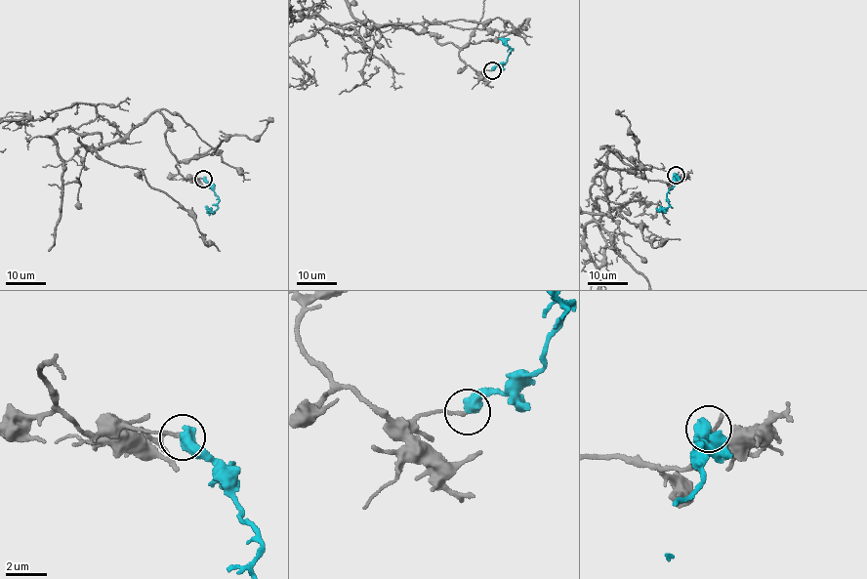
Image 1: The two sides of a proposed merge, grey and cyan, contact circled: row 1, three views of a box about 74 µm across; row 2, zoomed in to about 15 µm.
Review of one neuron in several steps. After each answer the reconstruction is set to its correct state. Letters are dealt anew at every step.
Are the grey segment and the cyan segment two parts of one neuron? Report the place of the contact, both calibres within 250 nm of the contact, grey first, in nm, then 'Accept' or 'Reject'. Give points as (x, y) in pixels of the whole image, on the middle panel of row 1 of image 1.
Place: (492, 70). Thickness 180 nm (grey) against 650 nm. Reject

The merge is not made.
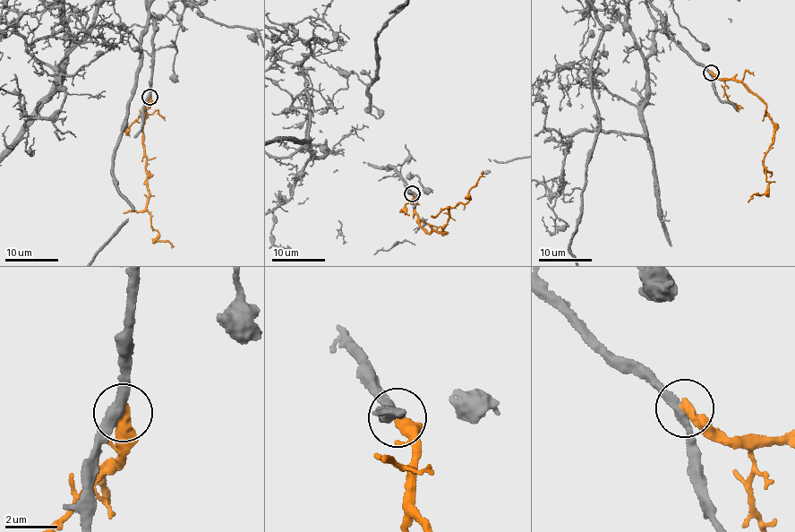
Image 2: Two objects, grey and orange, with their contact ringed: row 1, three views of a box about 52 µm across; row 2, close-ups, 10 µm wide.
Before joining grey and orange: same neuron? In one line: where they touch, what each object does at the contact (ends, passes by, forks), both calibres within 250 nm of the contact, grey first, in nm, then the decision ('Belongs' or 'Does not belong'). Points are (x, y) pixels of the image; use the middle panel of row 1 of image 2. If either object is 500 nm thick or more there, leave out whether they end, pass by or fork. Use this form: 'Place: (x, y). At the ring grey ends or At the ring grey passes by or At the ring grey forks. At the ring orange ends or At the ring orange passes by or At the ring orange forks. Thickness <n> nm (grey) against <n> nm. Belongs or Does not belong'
Place: (412, 193). At the ring grey passes by. At the ring orange ends. Thickness 360 nm (grey) against 380 nm. Does not belong

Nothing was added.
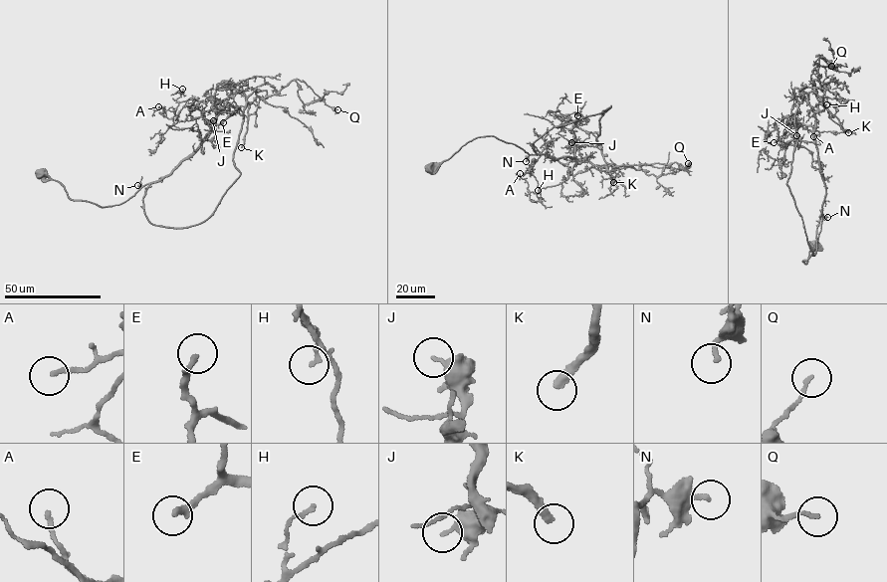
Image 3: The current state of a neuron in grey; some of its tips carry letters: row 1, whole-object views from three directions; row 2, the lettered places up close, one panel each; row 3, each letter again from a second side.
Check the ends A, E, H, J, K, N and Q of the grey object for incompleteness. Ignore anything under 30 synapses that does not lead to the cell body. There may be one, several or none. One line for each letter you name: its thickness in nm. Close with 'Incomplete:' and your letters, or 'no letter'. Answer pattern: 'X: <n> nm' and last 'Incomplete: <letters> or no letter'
E: 240 nm
K: 320 nm
N: 180 nm
Incomplete: E, K, N

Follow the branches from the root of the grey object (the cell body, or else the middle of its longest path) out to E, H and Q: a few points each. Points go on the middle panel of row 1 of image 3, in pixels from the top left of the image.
E: (430, 168), (466, 143), (487, 136), (515, 144), (530, 154), (544, 154), (554, 160), (570, 158), (577, 115)
H: (430, 168), (466, 143), (487, 136), (554, 160), (574, 157), (568, 178), (542, 187), (539, 198), (538, 190)
Q: (430, 168), (466, 143), (491, 135), (530, 154), (574, 157), (578, 164), (637, 169), (688, 163)

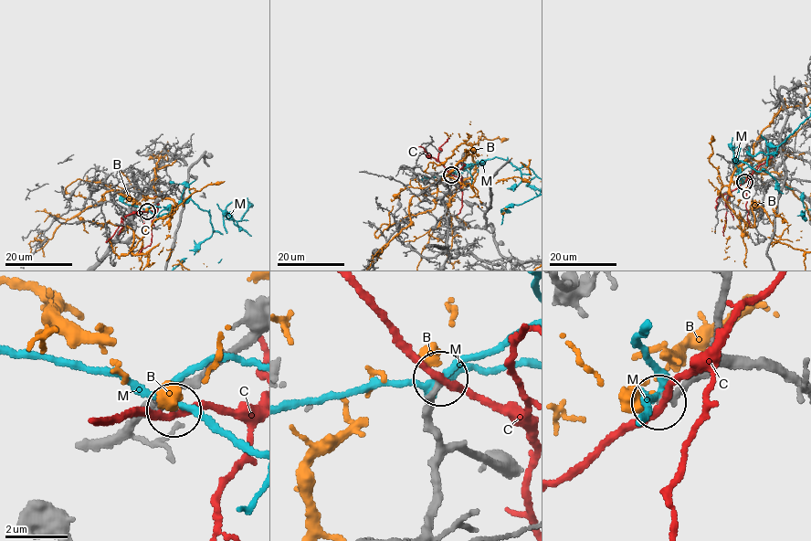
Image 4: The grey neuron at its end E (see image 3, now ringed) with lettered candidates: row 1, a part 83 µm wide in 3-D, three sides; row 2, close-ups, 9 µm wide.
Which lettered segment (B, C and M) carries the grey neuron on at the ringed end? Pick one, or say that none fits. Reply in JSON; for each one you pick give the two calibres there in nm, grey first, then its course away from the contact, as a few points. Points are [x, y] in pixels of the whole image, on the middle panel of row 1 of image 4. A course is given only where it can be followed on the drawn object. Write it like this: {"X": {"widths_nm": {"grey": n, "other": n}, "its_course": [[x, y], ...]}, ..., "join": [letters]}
{"join": []}

